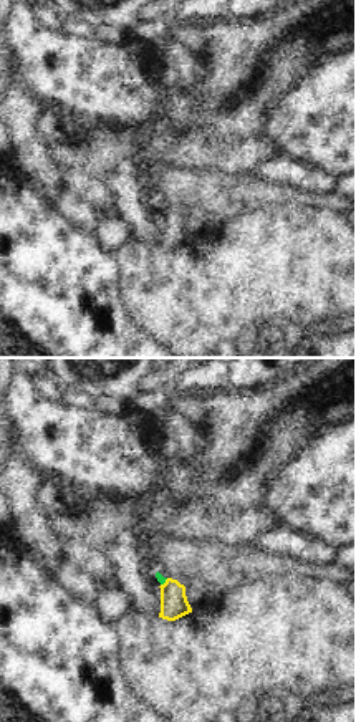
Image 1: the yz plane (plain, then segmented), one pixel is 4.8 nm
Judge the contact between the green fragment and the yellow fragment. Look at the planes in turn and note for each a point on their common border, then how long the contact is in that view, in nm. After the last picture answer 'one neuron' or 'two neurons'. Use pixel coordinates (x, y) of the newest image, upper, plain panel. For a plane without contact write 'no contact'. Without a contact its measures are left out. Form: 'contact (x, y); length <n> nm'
contact (164, 211); length 50 nm

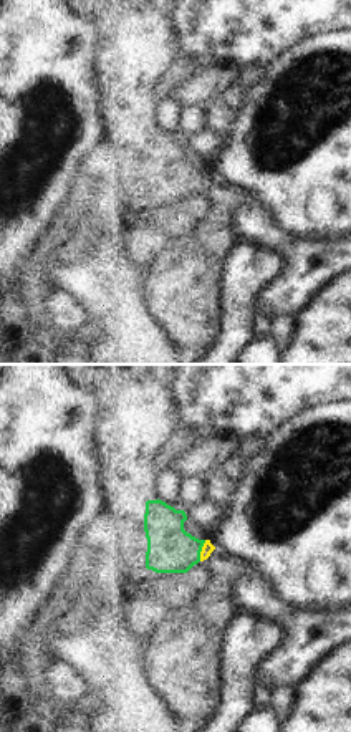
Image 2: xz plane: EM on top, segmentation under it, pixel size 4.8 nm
contact (201, 179); length 110 nm

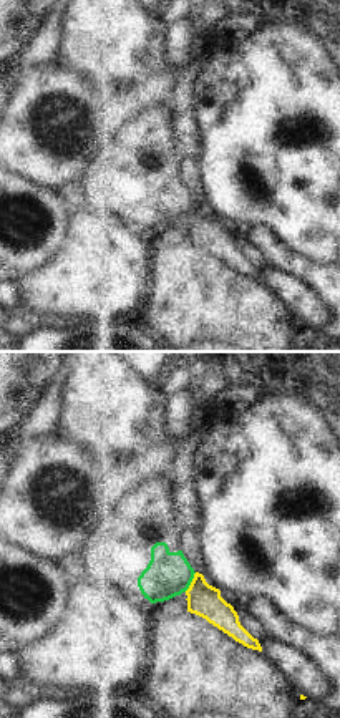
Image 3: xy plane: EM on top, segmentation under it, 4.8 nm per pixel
contact (191, 209); length 110 nm

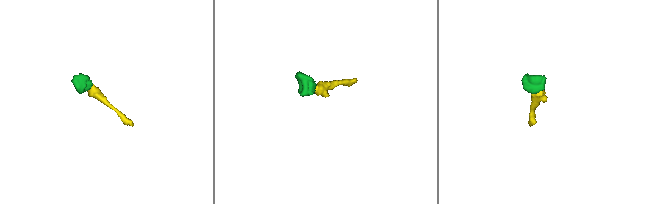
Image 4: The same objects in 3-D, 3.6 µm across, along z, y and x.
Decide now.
one neuron

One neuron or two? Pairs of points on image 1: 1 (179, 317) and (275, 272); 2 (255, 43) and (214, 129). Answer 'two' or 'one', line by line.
1: one
2: one

